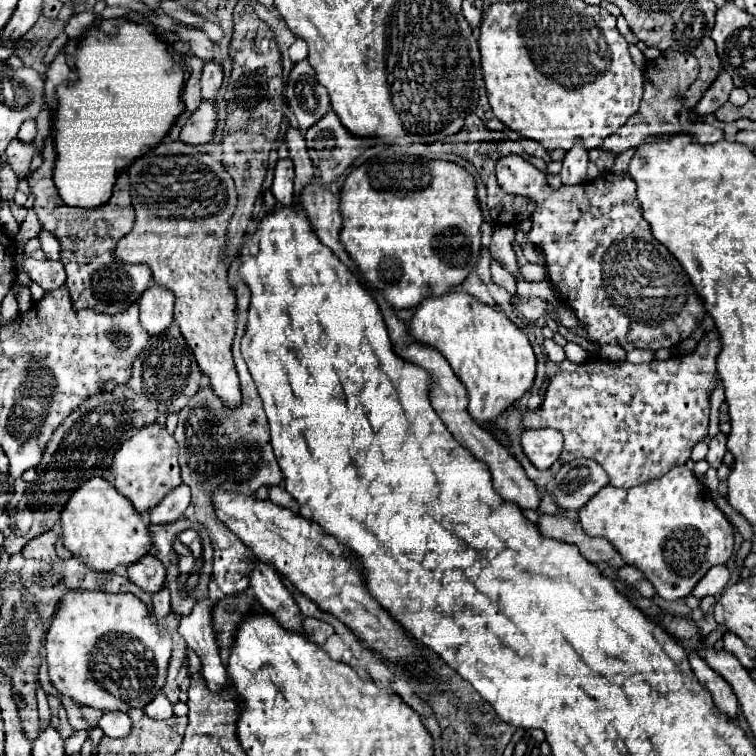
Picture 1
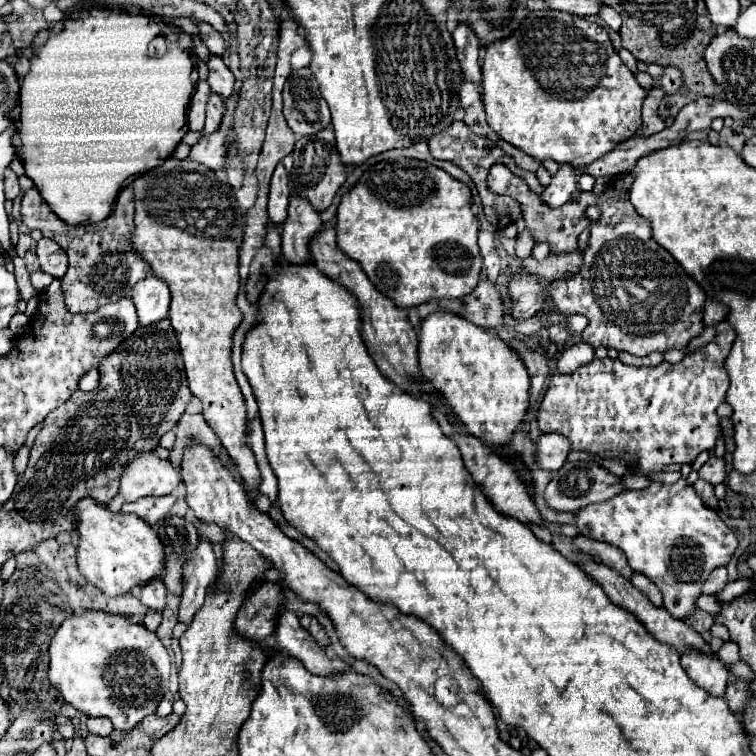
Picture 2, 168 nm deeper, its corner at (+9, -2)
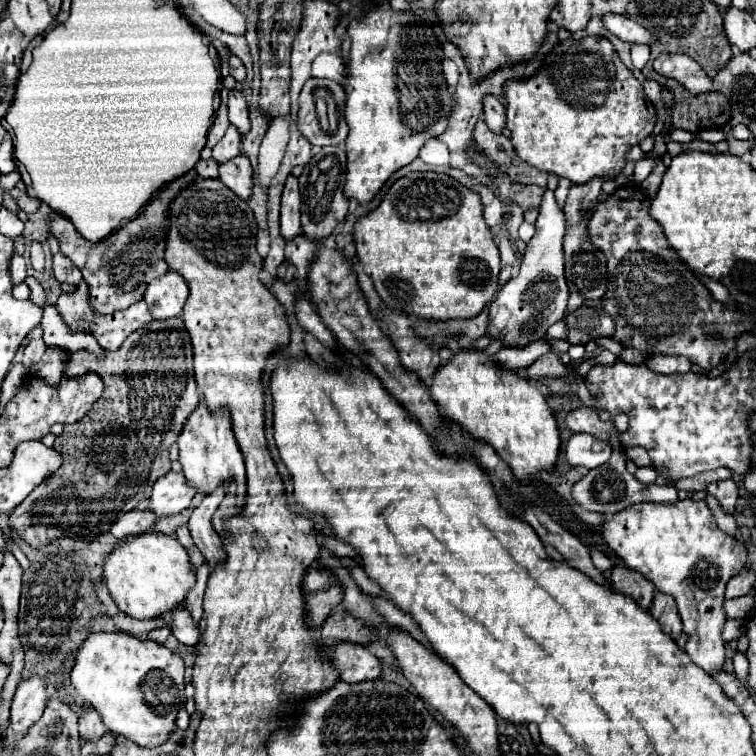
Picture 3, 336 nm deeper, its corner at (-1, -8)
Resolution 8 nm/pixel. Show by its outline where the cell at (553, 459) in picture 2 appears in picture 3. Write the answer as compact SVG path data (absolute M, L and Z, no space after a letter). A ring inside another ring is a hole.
M576 433L568 441L566 461L572 467L594 469L598 465L604 465L610 459L610 453L612 453L612 447L606 441L594 439L594 435L588 435L588 433Z

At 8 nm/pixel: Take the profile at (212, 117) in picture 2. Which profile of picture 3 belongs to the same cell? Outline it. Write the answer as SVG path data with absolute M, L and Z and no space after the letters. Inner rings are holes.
M230 125L226 135L212 149L212 157L216 159L216 163L230 161L230 157L236 157L240 153L238 145L240 145L240 133L238 133L238 129L234 125Z

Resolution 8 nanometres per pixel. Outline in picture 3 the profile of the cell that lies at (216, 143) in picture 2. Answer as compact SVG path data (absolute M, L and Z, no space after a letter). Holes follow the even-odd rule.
M238 155L232 161L226 161L222 165L218 165L218 177L220 181L232 189L238 197L248 199L250 197L250 189L252 189L252 167L246 155Z

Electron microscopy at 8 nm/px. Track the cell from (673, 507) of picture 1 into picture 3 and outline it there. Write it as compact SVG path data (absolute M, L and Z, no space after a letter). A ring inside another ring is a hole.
M678 499L670 505L630 505L630 509L622 509L602 525L602 539L628 567L640 571L658 591L676 599L684 633L690 637L686 643L690 661L710 675L722 671L726 661L720 635L726 623L722 609L724 587L730 577L744 569L748 559L746 545L722 533L706 501L694 499Z

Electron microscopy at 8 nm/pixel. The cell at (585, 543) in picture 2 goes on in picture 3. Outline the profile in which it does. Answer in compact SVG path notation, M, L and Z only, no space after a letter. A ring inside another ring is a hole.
M614 567L612 573L614 589L620 593L630 595L642 609L650 609L652 597L654 597L654 585L638 571L628 569L628 567Z

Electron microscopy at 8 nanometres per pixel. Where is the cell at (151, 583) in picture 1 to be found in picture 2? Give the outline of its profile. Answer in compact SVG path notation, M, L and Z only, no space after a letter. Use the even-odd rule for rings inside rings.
M154 579L154 581L146 583L144 587L140 587L138 597L148 609L164 611L164 607L166 607L166 587L160 579Z

